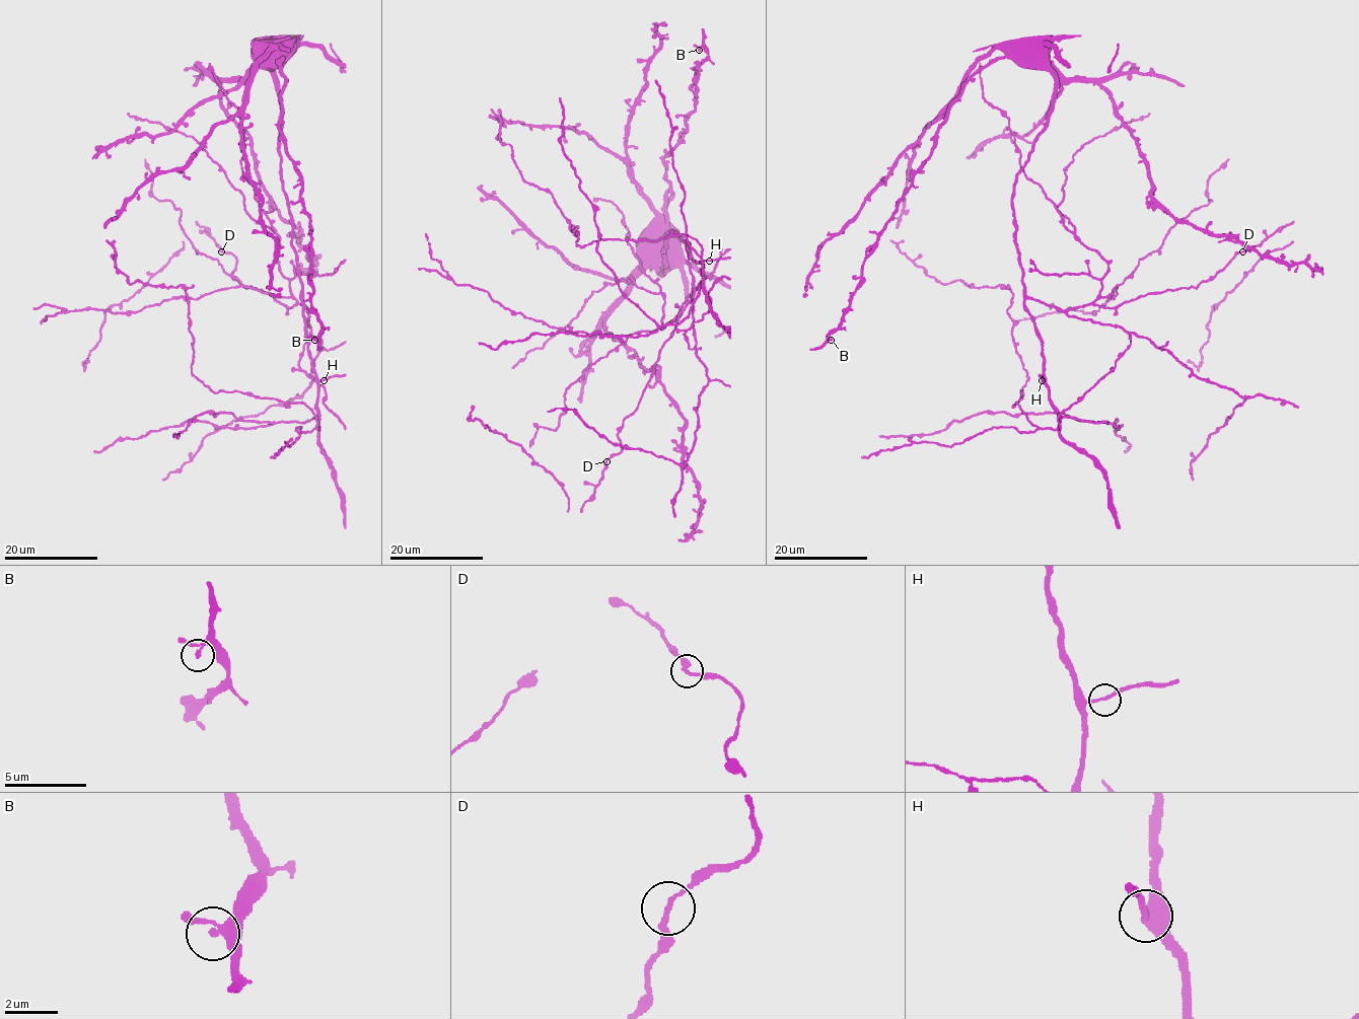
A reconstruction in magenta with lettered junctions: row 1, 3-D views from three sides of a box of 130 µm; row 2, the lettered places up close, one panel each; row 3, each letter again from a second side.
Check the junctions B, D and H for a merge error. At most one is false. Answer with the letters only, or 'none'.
none

